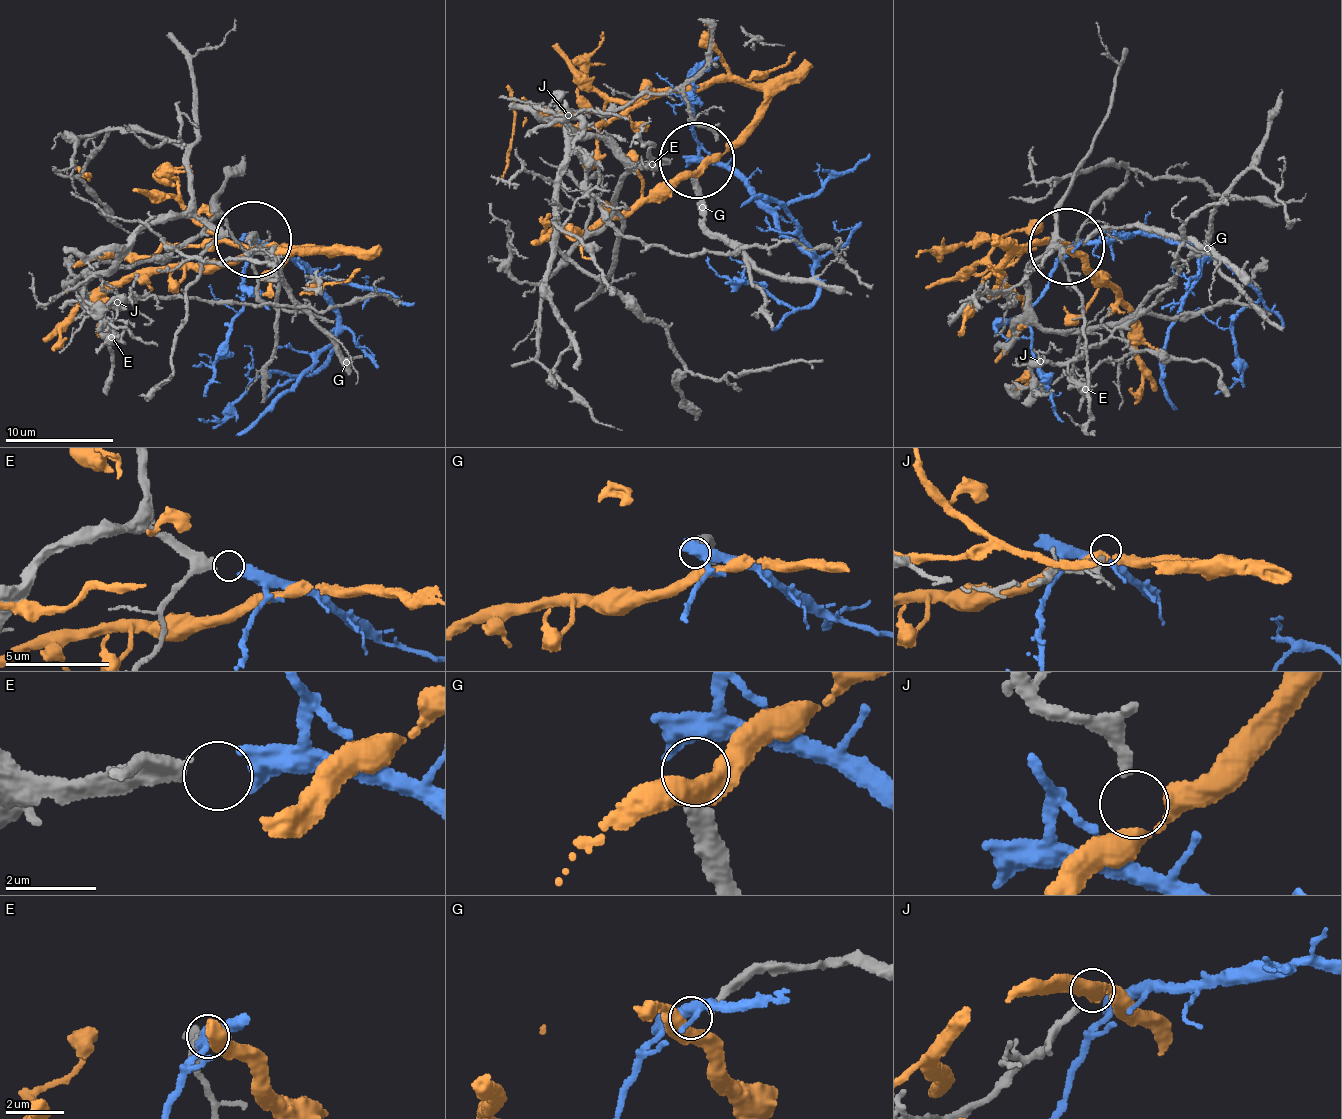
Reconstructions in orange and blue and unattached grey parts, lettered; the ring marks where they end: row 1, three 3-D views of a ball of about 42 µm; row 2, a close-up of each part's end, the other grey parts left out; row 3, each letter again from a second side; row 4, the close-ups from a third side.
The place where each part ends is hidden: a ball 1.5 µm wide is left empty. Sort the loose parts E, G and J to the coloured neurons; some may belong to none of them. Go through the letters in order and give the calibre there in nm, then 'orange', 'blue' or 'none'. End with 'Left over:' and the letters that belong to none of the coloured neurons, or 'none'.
E: calibre 320 nm; blue
G: calibre 300 nm; none
J: calibre 240 nm; none
Left over: G, J

